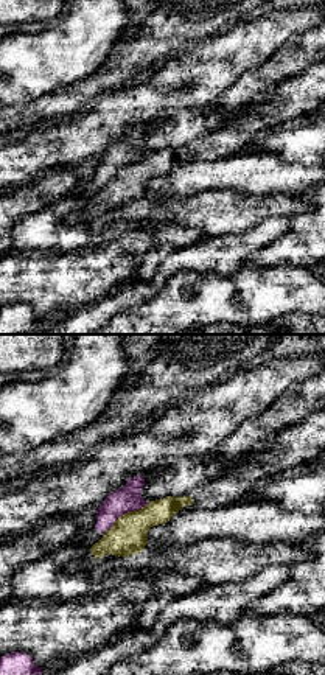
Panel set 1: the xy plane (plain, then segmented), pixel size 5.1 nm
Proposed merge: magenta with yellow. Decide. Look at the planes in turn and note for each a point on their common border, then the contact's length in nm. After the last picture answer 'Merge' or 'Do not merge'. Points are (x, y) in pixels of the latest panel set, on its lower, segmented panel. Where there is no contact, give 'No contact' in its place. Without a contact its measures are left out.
Touches magenta at (126, 512). Shared border 280 nm

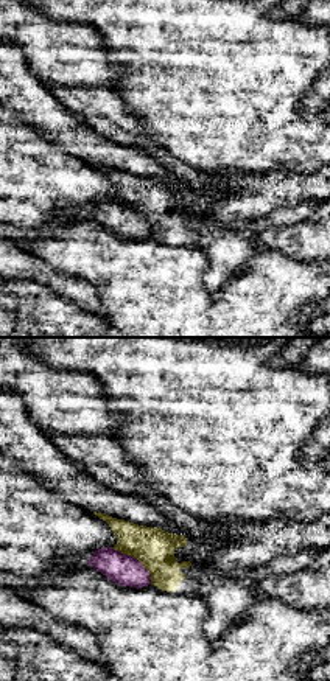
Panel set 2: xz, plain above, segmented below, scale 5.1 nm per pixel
Touches magenta at (136, 558). Shared border 280 nm

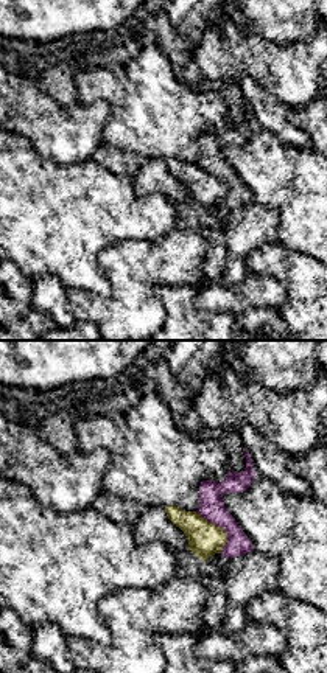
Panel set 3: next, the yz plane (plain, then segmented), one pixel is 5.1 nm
Touches magenta at (221, 527). Shared border 260 nm

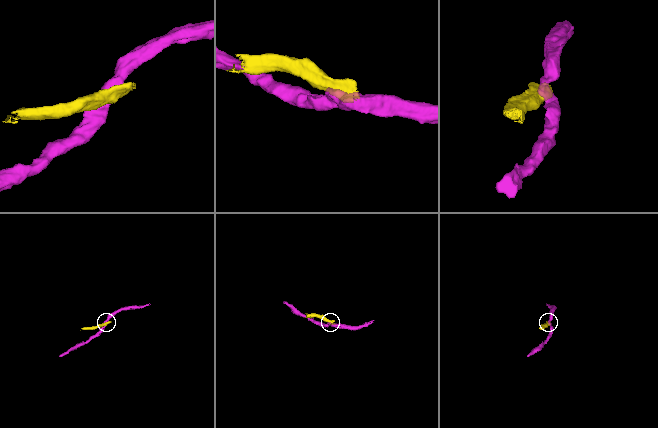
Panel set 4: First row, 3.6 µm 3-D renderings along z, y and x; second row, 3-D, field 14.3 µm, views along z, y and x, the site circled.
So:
Do not merge

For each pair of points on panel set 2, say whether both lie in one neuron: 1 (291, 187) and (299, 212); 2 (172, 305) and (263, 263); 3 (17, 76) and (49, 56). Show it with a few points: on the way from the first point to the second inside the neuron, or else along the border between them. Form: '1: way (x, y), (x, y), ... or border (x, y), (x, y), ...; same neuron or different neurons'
1: border (313, 201), (276, 209), (262, 216); different neurons
2: way (195, 308), (220, 308), (242, 286); same neuron
3: border (16, 45), (28, 69), (44, 84); different neurons

